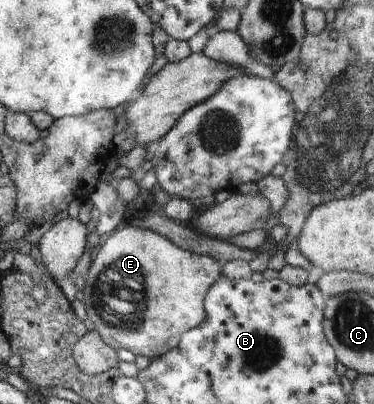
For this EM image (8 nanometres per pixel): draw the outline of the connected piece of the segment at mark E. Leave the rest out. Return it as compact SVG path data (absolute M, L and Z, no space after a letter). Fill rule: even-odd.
M123 224L118 229L116 229L111 235L108 235L106 239L103 239L101 244L98 246L99 250L96 252L96 255L93 255L93 260L89 266L87 275L85 276L86 288L84 292L84 300L86 306L86 312L88 319L94 323L96 332L101 336L103 341L115 350L124 350L132 352L136 357L142 355L148 360L152 360L156 357L161 357L164 353L175 349L182 338L182 335L186 331L190 331L198 325L202 325L202 321L206 319L206 313L204 312L203 302L210 289L210 285L214 285L222 275L222 267L218 264L218 261L215 261L212 257L200 255L181 247L178 247L175 243L172 243L165 236L156 233L155 231L149 229L141 229L138 227L132 227L132 225ZM124 303L130 303L126 309L132 309L132 313L124 315Z

